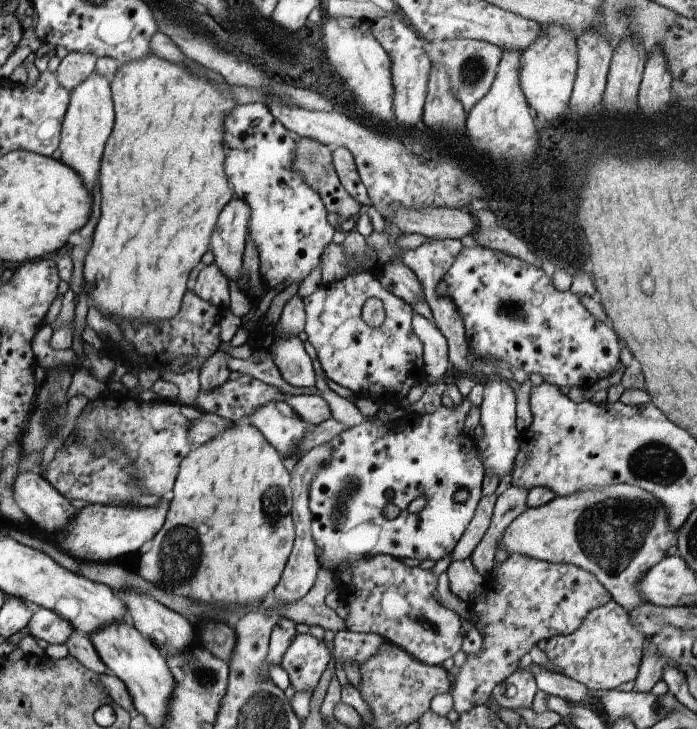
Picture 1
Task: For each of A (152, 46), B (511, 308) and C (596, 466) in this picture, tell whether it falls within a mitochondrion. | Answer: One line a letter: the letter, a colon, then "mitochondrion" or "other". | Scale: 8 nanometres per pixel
A: other
B: mitochondrion
C: other

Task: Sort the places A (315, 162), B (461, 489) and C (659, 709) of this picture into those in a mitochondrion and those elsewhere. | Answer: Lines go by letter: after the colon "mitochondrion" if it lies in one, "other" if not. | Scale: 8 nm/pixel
A: mitochondrion
B: other
C: mitochondrion

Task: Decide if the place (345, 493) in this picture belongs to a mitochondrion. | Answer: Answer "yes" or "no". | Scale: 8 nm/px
yes

